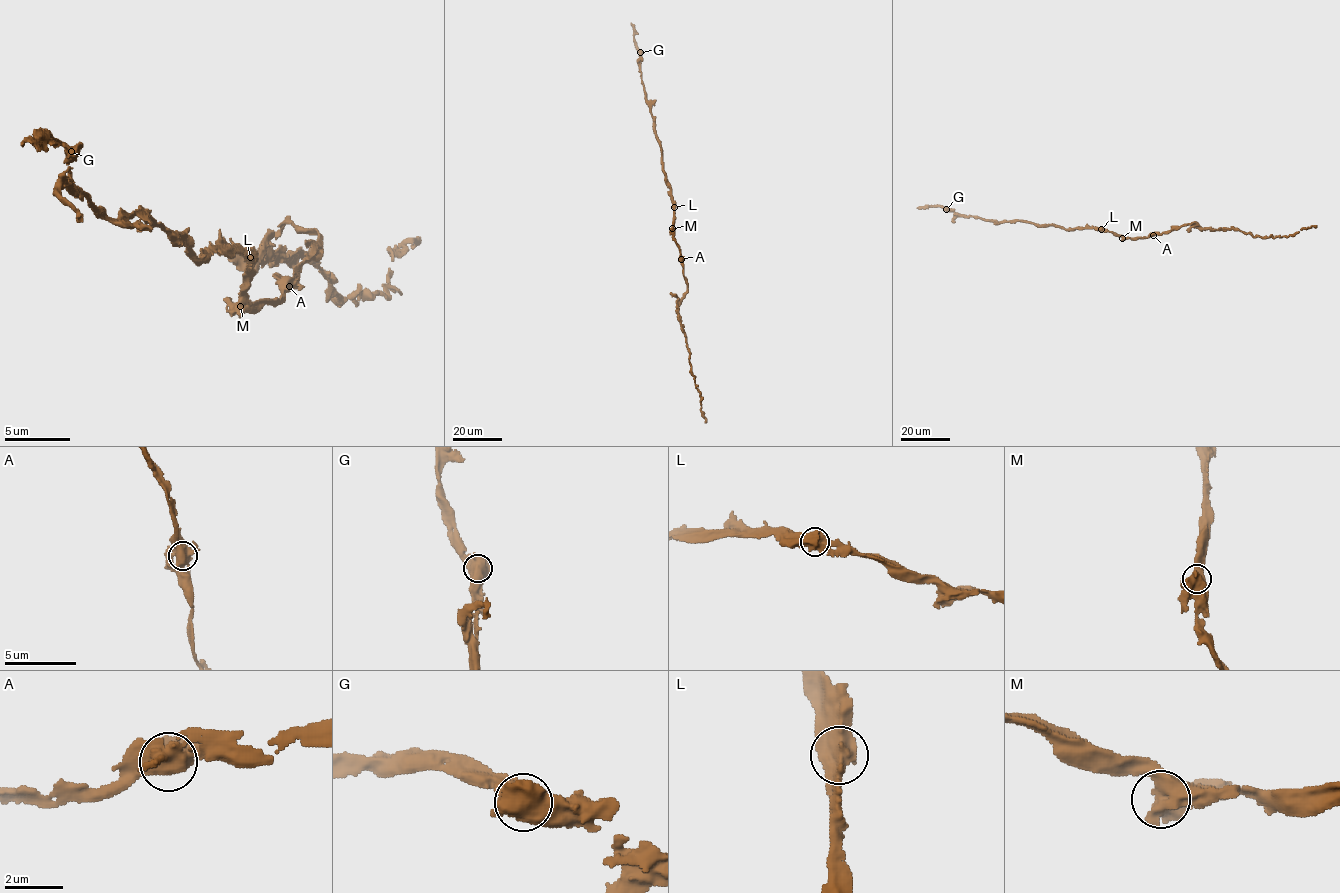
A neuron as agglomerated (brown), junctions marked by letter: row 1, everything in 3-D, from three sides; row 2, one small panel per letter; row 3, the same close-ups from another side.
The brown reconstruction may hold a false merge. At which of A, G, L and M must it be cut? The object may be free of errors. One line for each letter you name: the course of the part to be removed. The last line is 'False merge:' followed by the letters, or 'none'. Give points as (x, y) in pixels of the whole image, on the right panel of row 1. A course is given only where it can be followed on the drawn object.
False merge: none

